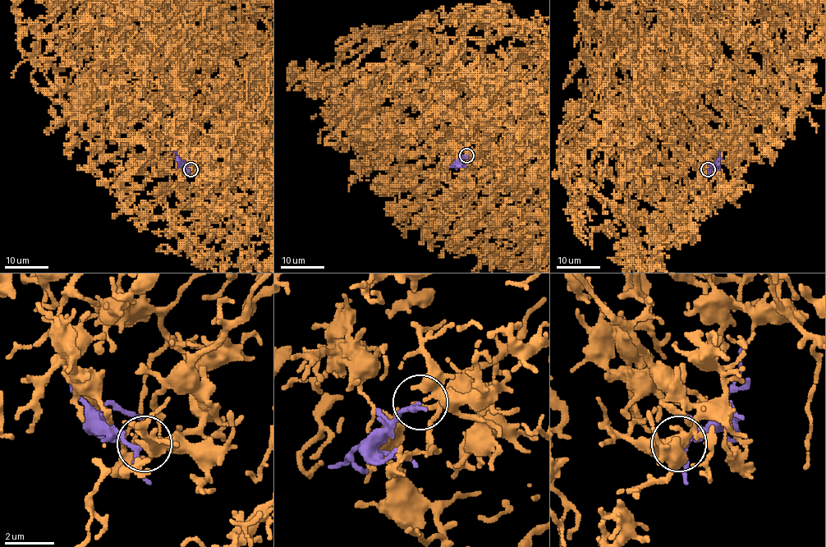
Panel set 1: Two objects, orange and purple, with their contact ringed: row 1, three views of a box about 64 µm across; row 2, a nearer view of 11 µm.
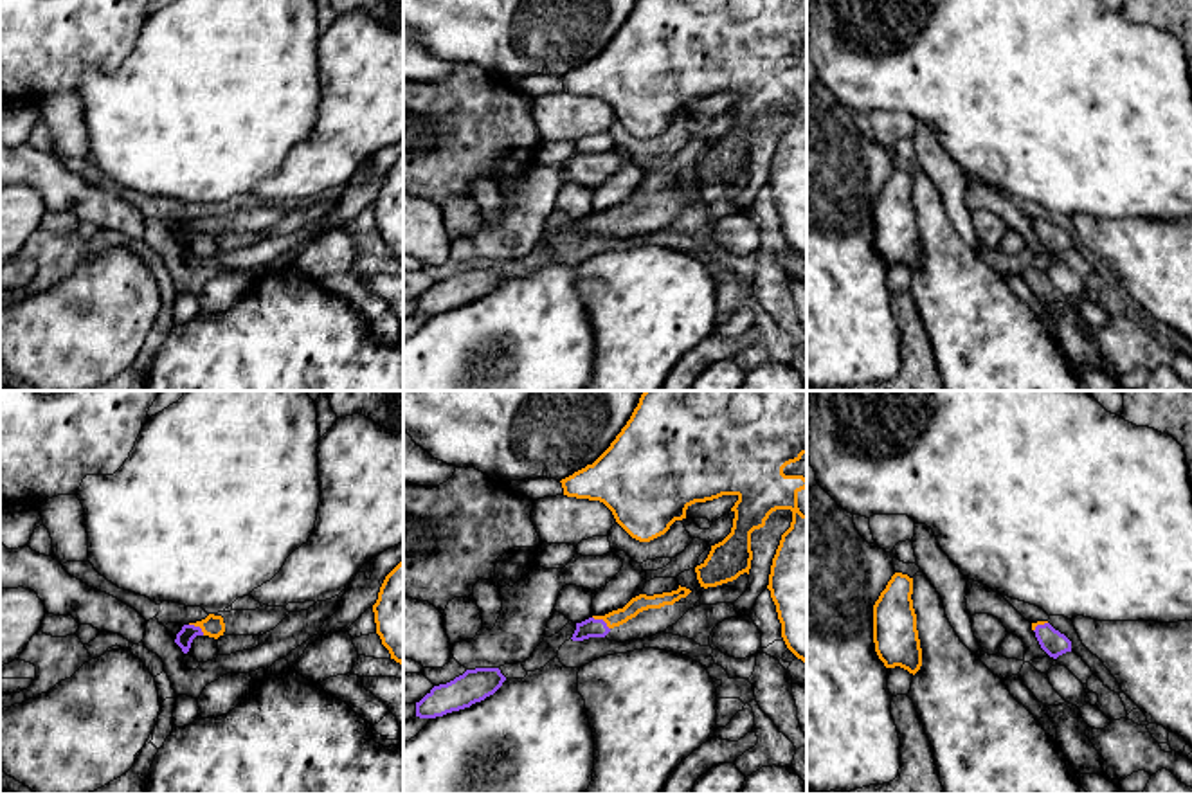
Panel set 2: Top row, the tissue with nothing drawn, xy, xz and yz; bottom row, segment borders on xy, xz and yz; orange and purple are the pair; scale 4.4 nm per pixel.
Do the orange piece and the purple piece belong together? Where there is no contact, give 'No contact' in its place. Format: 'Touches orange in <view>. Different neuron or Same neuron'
Touches orange in xz. Same neuron

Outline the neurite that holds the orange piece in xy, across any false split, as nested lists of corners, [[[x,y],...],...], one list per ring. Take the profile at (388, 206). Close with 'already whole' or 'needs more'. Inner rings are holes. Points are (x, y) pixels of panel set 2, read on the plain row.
[[[403,157],[385,173],[373,209],[382,241],[403,261]]] | already whole

